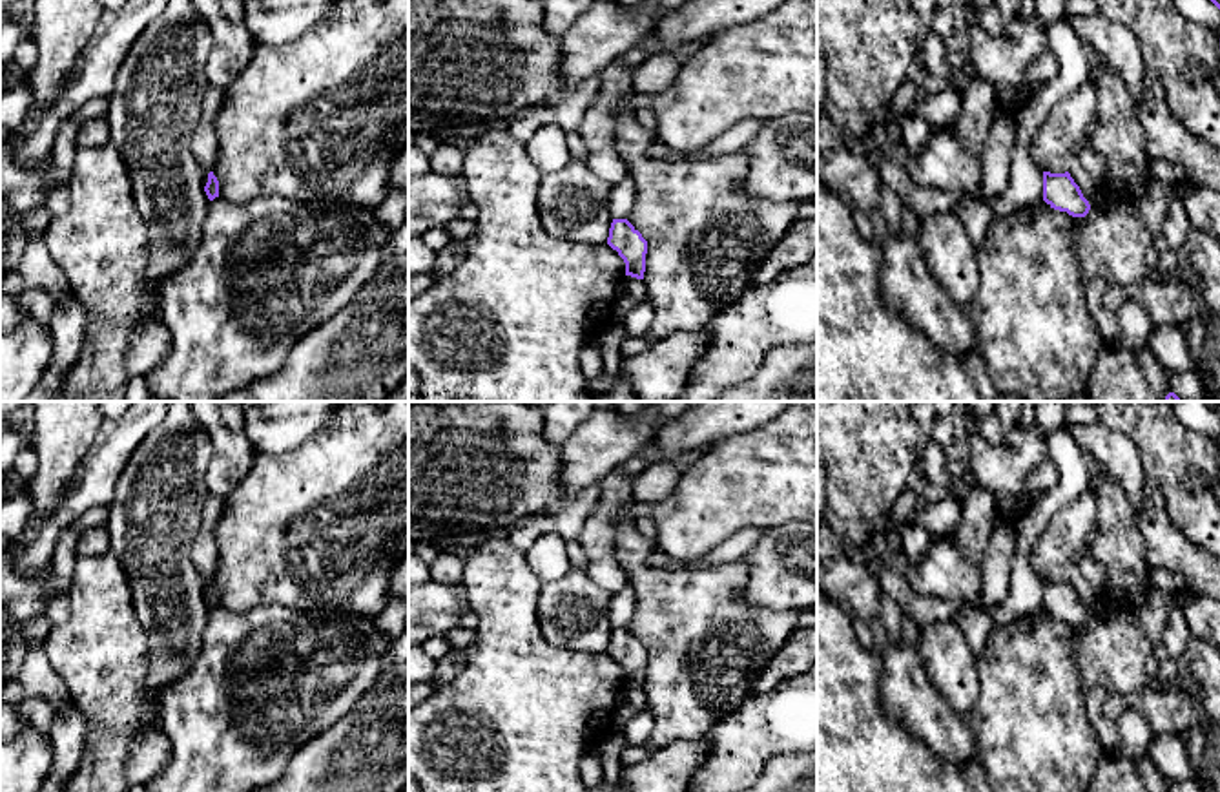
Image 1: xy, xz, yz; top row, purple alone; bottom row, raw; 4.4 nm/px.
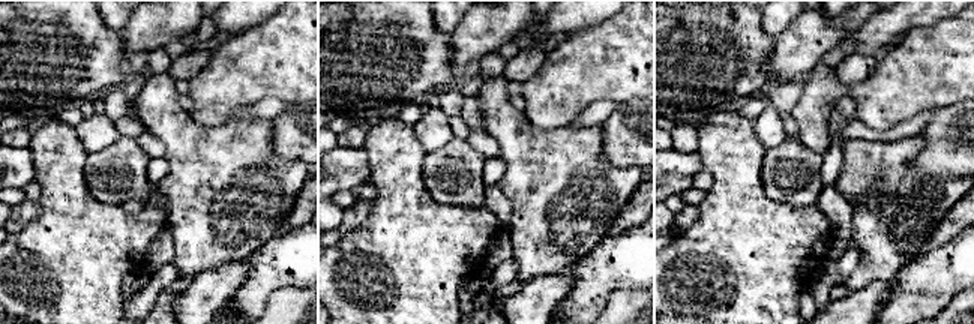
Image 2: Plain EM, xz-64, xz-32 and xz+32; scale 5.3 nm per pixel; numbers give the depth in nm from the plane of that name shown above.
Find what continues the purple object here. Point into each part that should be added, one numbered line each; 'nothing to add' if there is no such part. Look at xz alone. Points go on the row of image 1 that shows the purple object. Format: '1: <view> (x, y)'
1: xz (631, 292)

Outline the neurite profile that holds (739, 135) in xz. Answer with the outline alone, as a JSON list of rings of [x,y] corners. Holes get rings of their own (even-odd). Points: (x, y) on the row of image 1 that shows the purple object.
[[[746,119],[728,131],[724,131],[720,137],[711,141],[708,146],[704,146],[698,151],[689,153],[691,157],[709,157],[709,155],[726,155],[733,151],[740,151],[766,124],[764,119]]]

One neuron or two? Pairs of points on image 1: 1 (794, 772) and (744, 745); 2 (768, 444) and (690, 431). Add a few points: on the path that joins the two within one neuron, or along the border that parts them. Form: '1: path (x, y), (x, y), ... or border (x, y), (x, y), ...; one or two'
1: border (797, 752), (774, 756), (761, 772); two
2: border (766, 422), (748, 431), (723, 437), (704, 449); two

